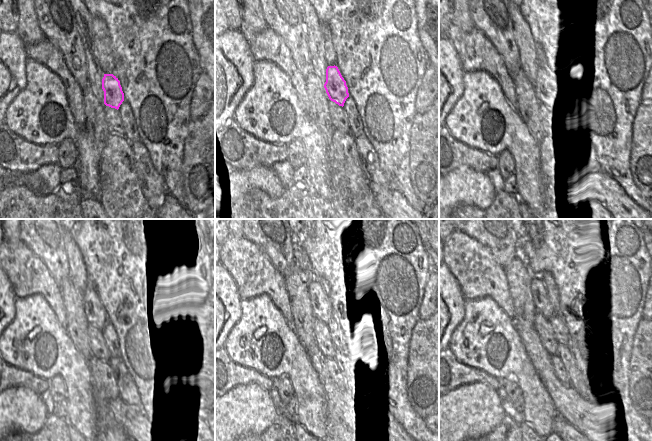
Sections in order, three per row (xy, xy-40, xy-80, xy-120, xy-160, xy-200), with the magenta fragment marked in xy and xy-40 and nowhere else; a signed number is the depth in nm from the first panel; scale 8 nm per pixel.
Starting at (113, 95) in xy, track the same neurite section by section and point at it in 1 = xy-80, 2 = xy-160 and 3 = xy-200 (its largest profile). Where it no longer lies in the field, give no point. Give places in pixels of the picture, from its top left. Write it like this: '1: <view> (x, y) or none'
1: xy-80 (549, 89)
2: xy-160 (321, 307)
3: xy-200 (542, 304)

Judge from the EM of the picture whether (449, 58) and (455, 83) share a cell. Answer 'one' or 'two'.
one

